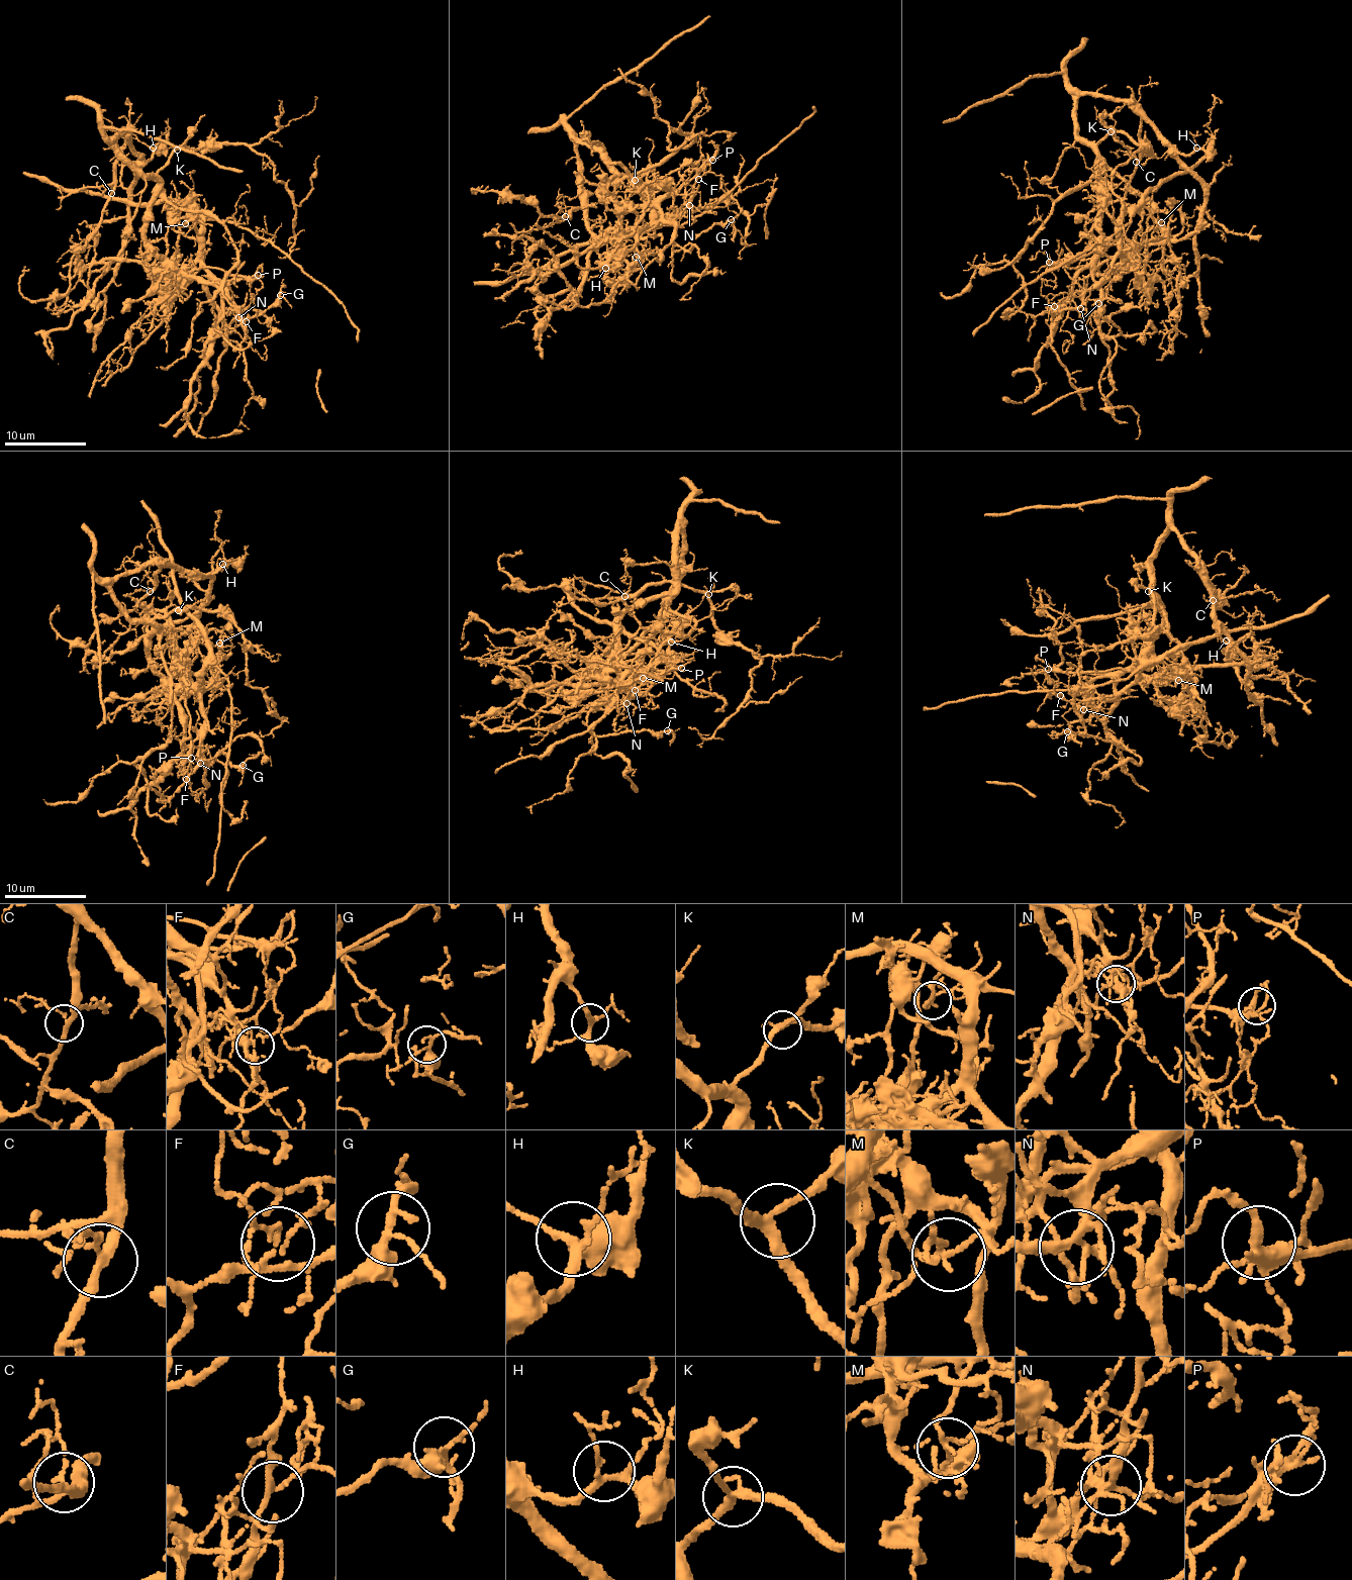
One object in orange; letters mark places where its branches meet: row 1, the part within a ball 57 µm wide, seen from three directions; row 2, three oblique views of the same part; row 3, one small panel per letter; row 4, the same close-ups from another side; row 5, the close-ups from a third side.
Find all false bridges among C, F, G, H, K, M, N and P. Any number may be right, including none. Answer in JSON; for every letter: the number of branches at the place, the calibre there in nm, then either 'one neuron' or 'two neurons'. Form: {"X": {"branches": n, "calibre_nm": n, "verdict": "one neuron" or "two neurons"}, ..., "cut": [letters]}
{"C": {"branches": 3, "calibre_nm": 220, "verdict": "one neuron"}, "F": {"branches": 3, "calibre_nm": 120, "verdict": "one neuron"}, "G": {"branches": 3, "calibre_nm": 190, "verdict": "one neuron"}, "H": {"branches": 4, "calibre_nm": 220, "verdict": "one neuron"}, "K": {"branches": 4, "calibre_nm": 240, "verdict": "one neuron"}, "M": {"branches": 3, "calibre_nm": 130, "verdict": "two neurons"}, "N": {"branches": 7, "calibre_nm": 240, "verdict": "one neuron"}, "P": {"branches": 4, "calibre_nm": 280, "verdict": "one neuron"}, "cut": ["M"]}

